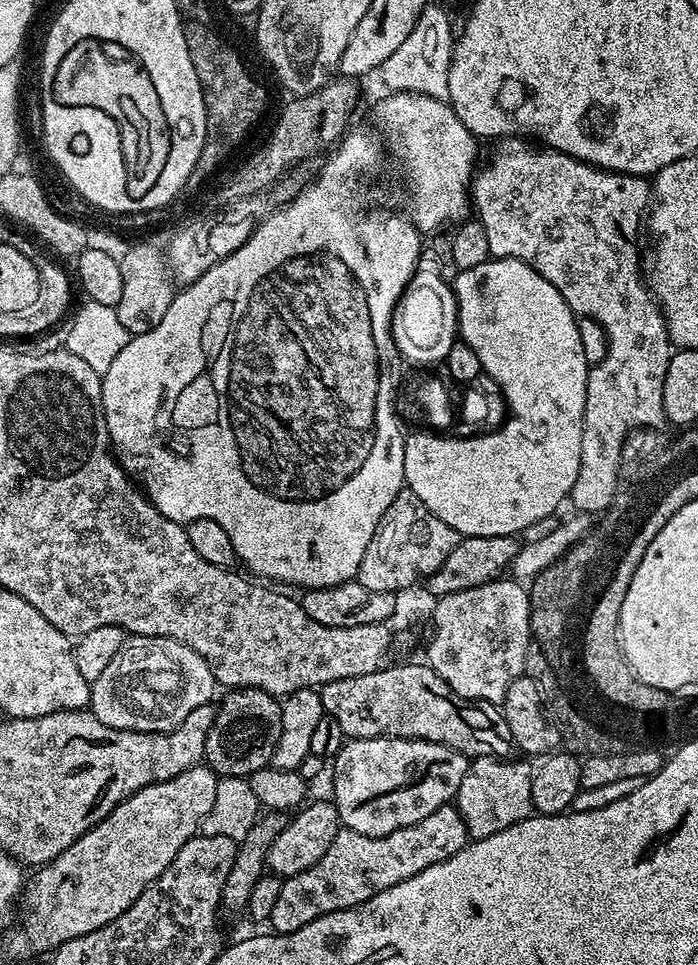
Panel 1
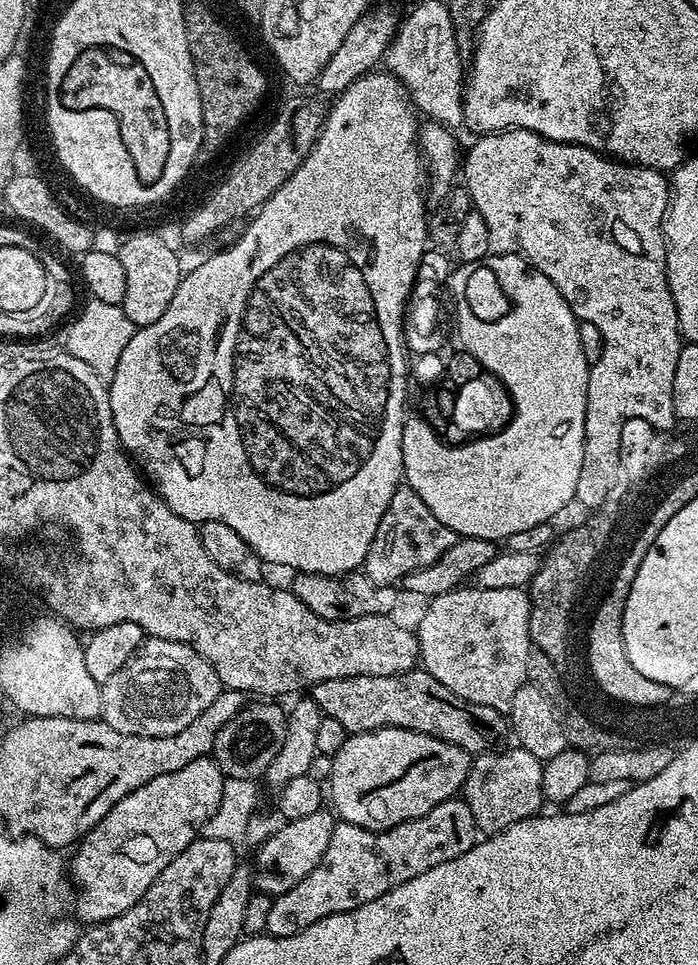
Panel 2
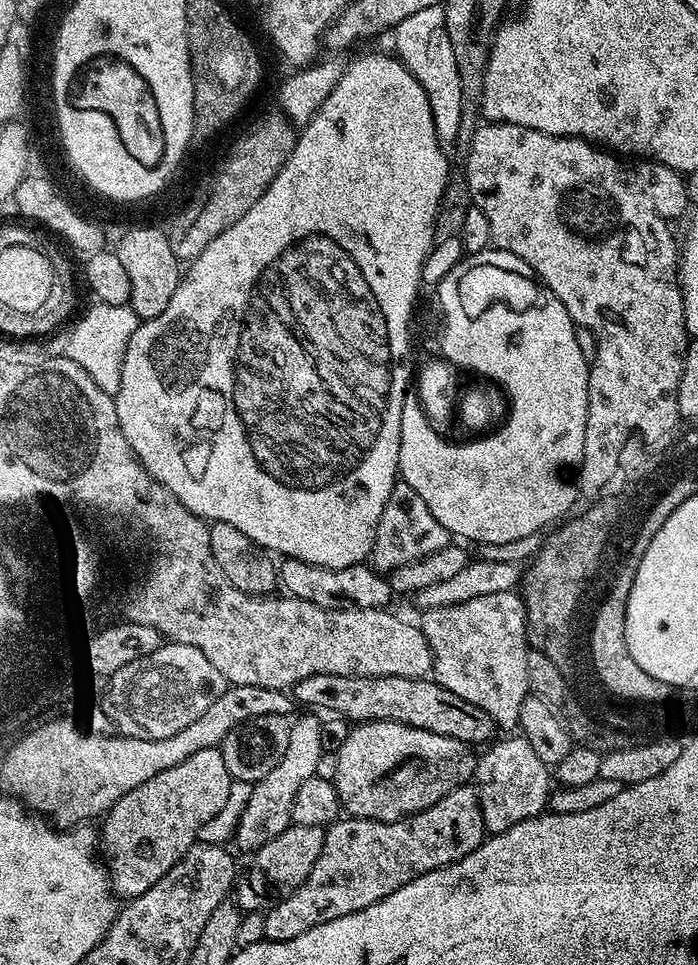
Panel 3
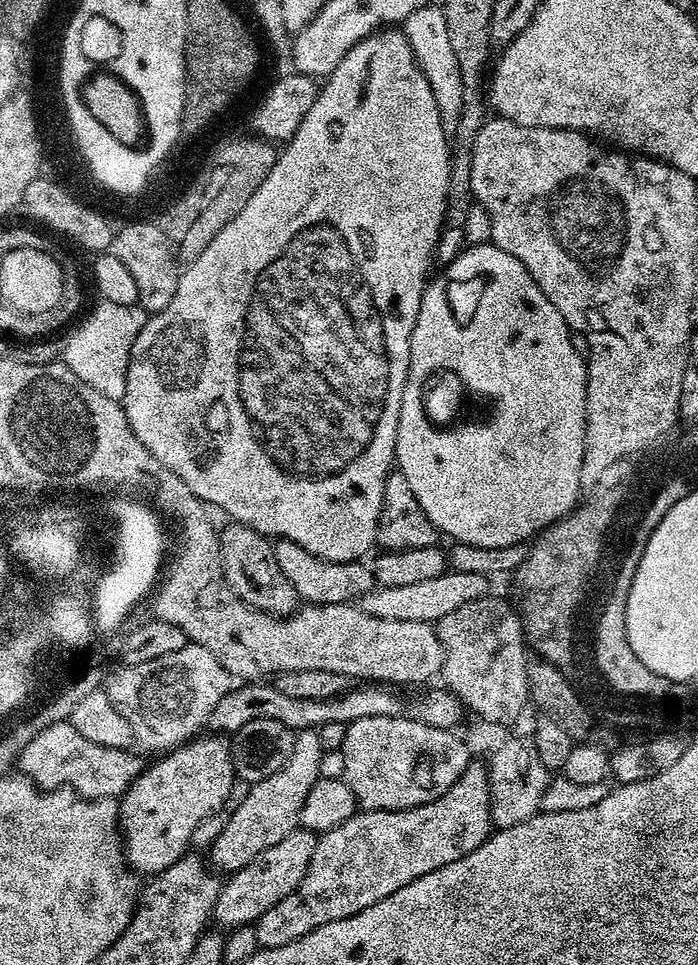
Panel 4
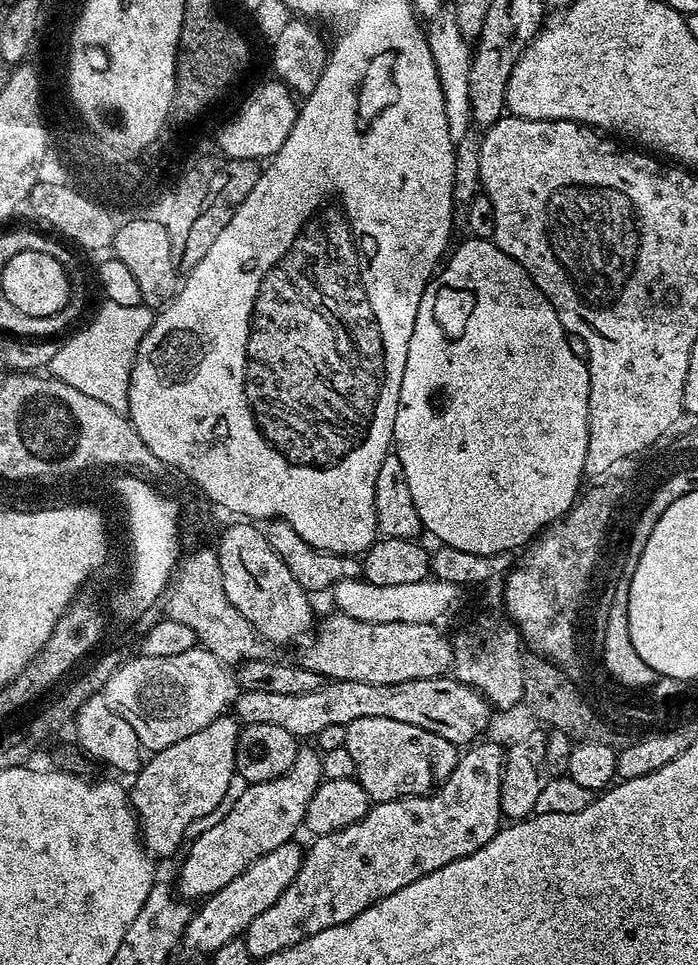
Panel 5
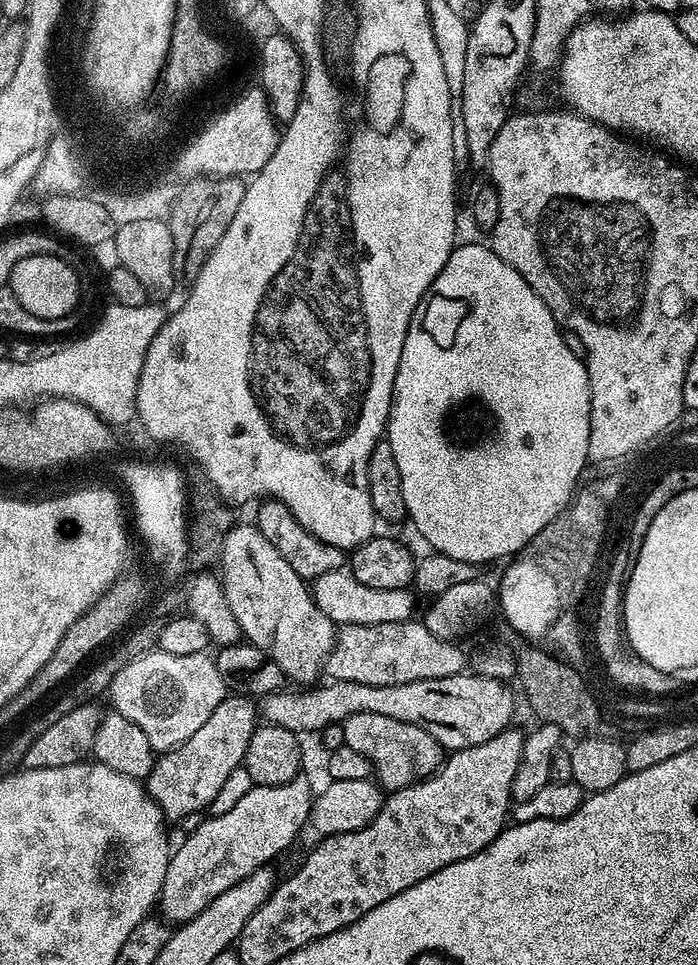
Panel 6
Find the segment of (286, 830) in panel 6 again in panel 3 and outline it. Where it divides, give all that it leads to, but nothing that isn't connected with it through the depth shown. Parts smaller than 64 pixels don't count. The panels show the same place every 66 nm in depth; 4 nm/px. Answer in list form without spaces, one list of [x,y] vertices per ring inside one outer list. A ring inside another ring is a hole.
[[[308,714],[312,716],[295,717],[290,726],[290,742],[286,746],[286,754],[266,774],[266,778],[257,780],[252,785],[252,793],[246,802],[246,806],[240,815],[240,821],[236,823],[234,833],[234,844],[240,848],[249,848],[255,850],[260,848],[266,842],[270,842],[278,834],[282,834],[292,824],[292,807],[294,806],[294,794],[298,794],[298,786],[306,782],[316,774],[318,770],[318,758],[326,750],[324,744],[324,728],[320,725],[319,715]]]

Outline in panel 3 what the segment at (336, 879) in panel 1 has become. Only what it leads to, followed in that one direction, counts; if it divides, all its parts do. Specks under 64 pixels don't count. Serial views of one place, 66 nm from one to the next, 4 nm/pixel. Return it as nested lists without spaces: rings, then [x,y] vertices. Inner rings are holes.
[[[472,786],[450,790],[434,806],[394,822],[337,819],[327,825],[322,854],[318,854],[314,870],[306,874],[306,882],[264,912],[264,939],[298,938],[298,934],[306,934],[306,930],[322,922],[374,906],[386,894],[394,894],[394,890],[406,886],[406,882],[414,882],[414,878],[430,874],[430,870],[466,858],[485,839],[482,806]]]

